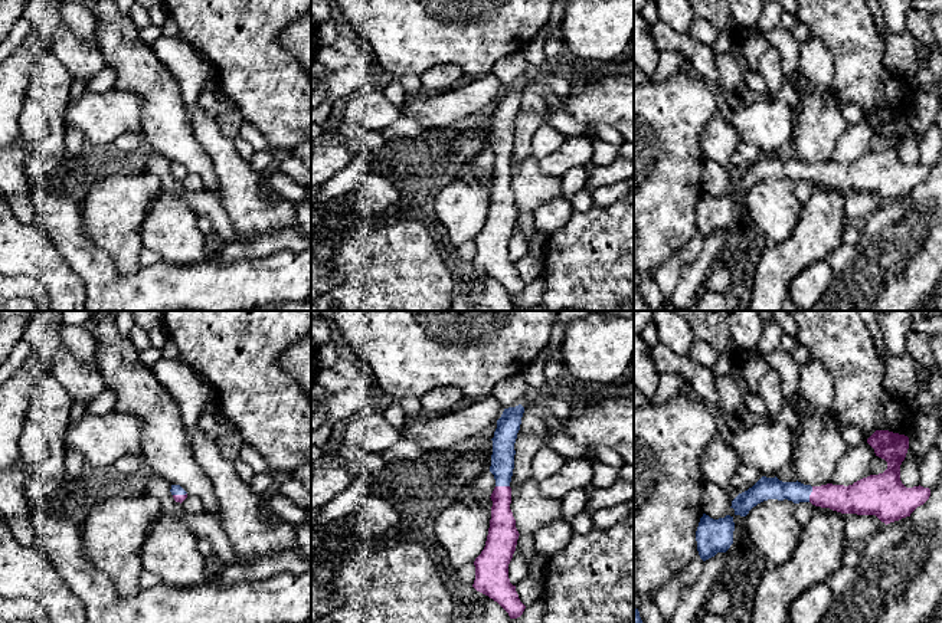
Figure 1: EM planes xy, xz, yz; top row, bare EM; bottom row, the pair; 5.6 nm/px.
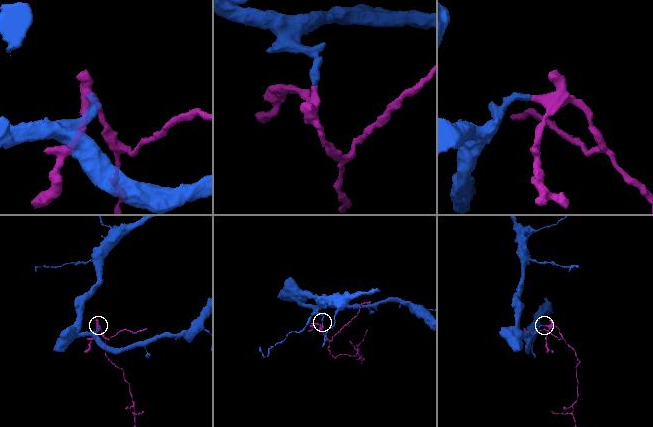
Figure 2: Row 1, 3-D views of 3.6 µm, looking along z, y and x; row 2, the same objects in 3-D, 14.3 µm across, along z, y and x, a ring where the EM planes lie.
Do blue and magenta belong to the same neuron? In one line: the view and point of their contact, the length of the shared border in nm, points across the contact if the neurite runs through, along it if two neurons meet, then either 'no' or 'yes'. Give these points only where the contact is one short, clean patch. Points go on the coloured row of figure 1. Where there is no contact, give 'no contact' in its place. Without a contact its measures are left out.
meets blue in yz at (810, 494); contact 90 nm long; runs through yz (766, 488), (810, 494), (854, 498); yes

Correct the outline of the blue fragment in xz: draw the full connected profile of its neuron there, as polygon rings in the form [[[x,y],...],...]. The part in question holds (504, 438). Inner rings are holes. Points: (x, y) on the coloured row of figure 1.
[[[524,407],[504,409],[497,420],[493,440],[490,472],[494,475],[495,488],[491,494],[491,519],[485,547],[475,558],[475,580],[472,587],[497,601],[510,616],[517,619],[526,606],[520,601],[516,586],[508,578],[508,564],[516,551],[519,531],[510,509],[511,476],[514,469],[514,443],[520,430]]]

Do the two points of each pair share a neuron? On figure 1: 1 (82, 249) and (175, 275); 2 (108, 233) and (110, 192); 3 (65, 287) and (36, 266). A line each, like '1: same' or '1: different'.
1: same
2: same
3: same

